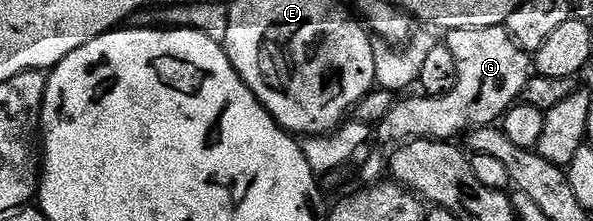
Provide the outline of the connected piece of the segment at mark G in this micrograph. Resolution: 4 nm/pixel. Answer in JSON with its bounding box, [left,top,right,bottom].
[376,25,532,140]

